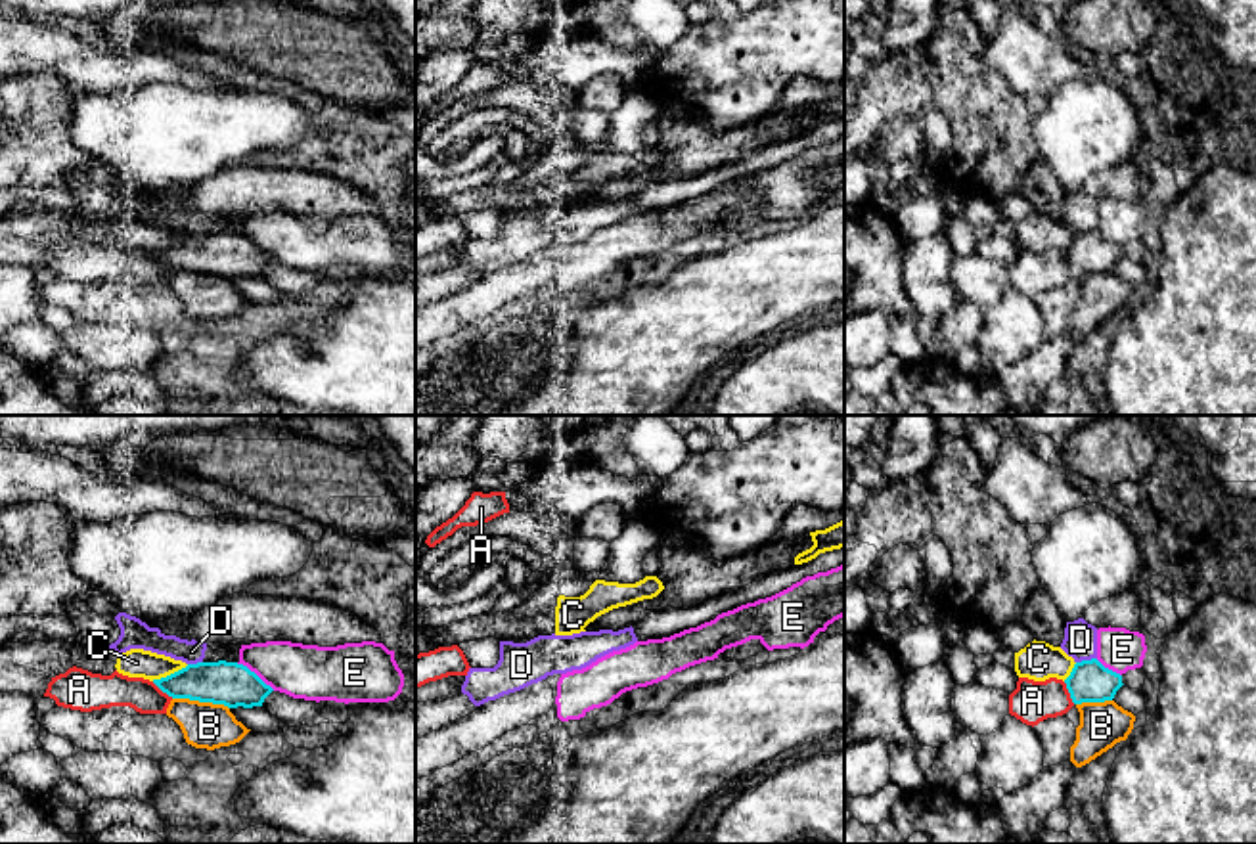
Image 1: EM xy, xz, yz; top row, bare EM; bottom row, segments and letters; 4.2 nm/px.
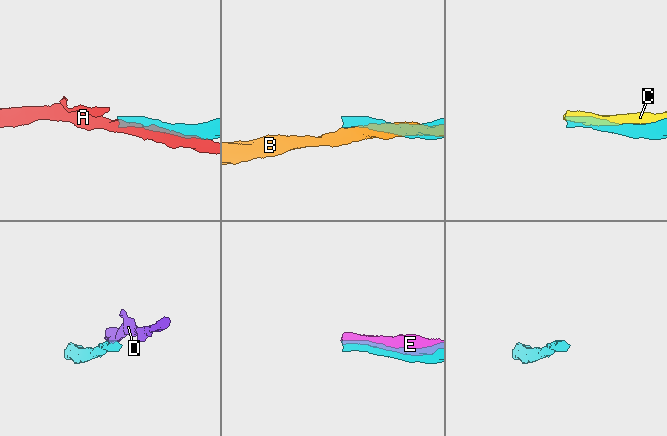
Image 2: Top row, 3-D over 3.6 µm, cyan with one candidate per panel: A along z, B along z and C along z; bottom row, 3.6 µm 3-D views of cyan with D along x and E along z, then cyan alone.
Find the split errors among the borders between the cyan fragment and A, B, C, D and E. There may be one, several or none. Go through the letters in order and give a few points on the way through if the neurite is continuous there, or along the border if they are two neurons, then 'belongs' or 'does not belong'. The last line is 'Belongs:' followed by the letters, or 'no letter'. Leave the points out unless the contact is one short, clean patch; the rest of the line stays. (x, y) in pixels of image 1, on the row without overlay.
A: does not belong
B: does not belong
C: does not belong
D: does not belong
E: does not belong
Belongs: no letter

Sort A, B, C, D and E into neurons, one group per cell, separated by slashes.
A / B / C / D / E

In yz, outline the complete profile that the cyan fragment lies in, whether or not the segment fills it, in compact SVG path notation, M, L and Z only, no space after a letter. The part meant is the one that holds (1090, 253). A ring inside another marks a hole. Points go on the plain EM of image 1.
M1097 230L1076 233L1065 255L1074 276L1112 272L1124 256L1122 247Z

